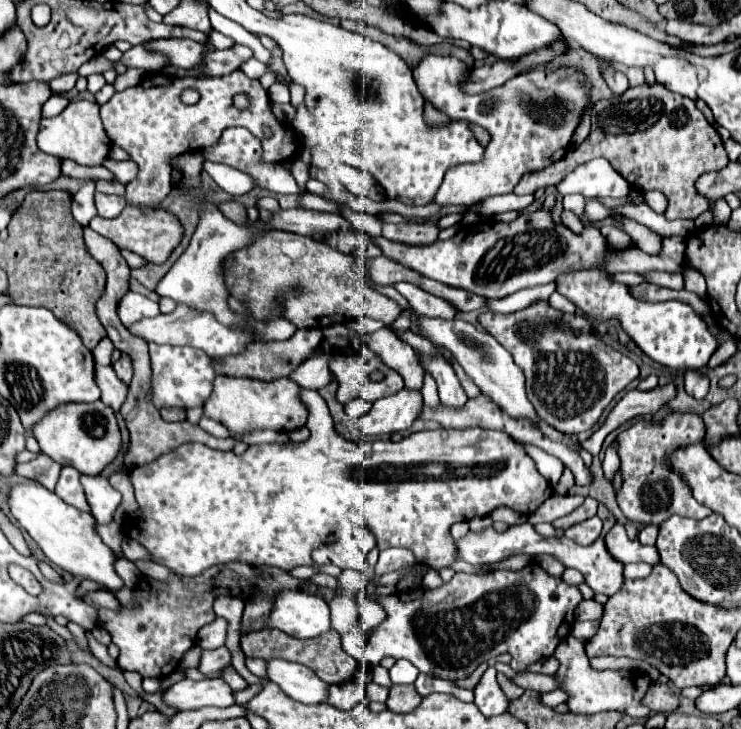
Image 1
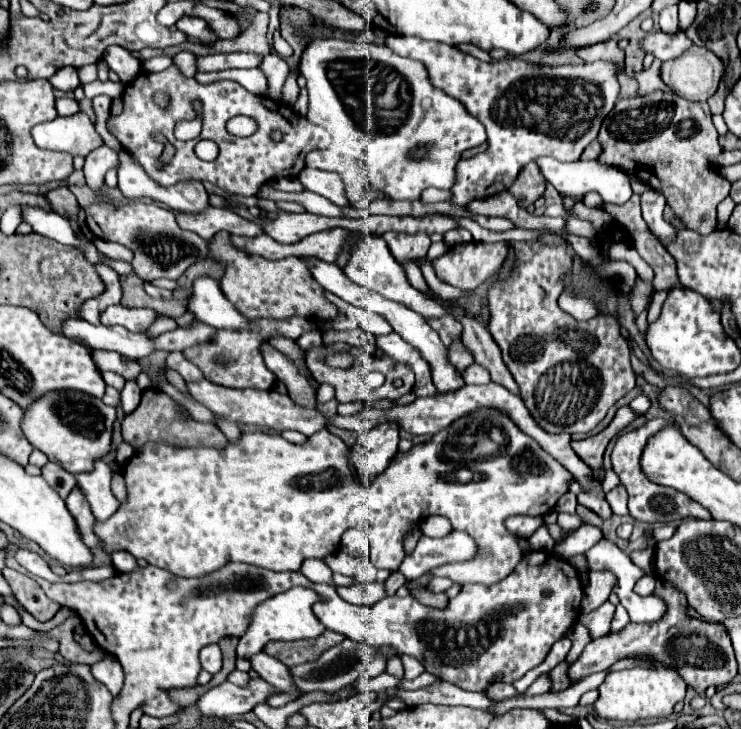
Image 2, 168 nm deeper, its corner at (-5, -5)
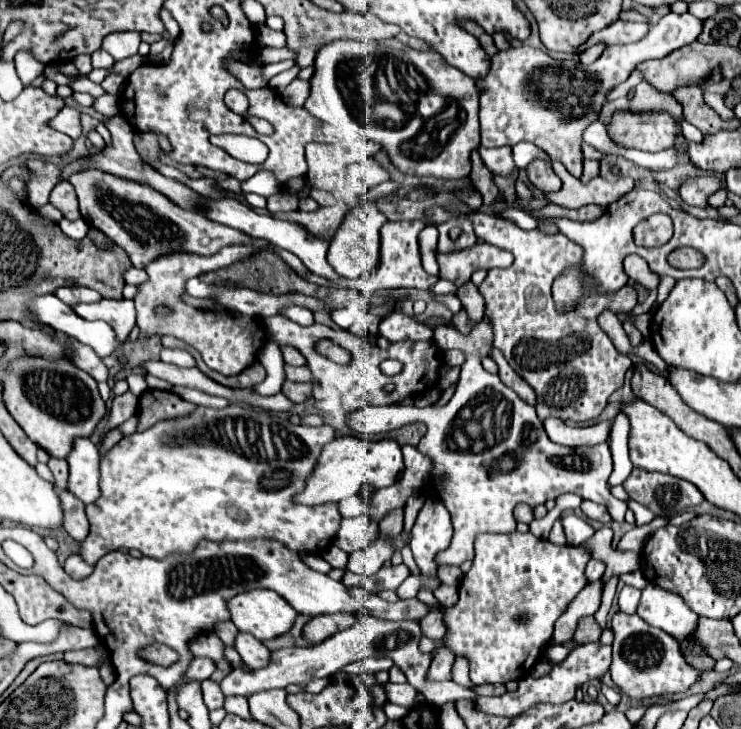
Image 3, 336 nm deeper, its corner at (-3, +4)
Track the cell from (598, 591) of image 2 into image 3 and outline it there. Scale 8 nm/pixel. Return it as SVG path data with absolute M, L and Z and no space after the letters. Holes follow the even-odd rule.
M656 517L656 519L654 519L652 523L648 523L648 525L642 525L642 527L634 527L634 529L630 529L630 531L620 539L618 549L620 549L620 551L636 551L636 553L640 553L642 547L644 547L644 543L648 541L650 533L652 533L654 529L664 527L668 521L670 521L670 519L660 519L660 517Z

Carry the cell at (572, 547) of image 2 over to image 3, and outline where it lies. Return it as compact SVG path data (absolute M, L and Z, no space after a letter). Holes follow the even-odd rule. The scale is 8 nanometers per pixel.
M562 515L560 521L562 521L564 533L566 533L568 545L582 545L594 535L594 529L576 515Z

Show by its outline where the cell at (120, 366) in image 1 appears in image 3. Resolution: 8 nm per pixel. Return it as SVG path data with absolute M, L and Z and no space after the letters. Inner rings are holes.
M130 391L124 393L124 395L120 395L120 397L114 397L112 409L110 409L110 415L108 415L108 425L104 427L104 431L102 431L102 435L100 435L100 441L106 437L108 431L112 431L112 429L116 429L118 425L122 425L122 423L134 413L136 403L138 403L138 399L136 399Z

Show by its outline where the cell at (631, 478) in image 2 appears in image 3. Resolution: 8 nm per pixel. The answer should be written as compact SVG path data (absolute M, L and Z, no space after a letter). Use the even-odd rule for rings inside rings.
M639 468L632 469L630 477L624 481L624 489L630 499L642 503L658 517L674 517L704 501L704 495L692 483Z

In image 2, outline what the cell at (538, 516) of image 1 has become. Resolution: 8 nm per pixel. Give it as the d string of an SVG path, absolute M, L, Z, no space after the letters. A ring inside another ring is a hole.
M560 512L560 514L558 514L558 524L560 524L562 528L570 530L570 528L578 528L578 526L582 524L582 520L580 520L578 514L566 514L566 512Z

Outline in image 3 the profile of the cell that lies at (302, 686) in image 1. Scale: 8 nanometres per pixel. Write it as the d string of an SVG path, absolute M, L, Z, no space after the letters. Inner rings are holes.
M238 633L236 641L234 641L236 651L240 653L242 661L250 667L250 669L262 669L270 663L270 651L264 647L262 641L254 639L250 633Z

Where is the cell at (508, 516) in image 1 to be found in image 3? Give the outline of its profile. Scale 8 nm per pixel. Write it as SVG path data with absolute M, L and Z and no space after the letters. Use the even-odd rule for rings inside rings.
M516 505L516 509L514 509L514 517L516 517L518 523L526 523L526 525L530 525L530 521L534 519L532 509L530 509L528 505Z

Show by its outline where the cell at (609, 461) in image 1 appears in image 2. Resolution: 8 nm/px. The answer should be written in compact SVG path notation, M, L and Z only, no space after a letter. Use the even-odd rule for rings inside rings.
M618 484L616 488L612 488L606 494L606 500L608 500L608 504L610 504L610 508L612 508L614 514L618 514L618 516L629 514L629 510L626 508L626 504L628 504L628 492L626 492L626 488L622 484Z

